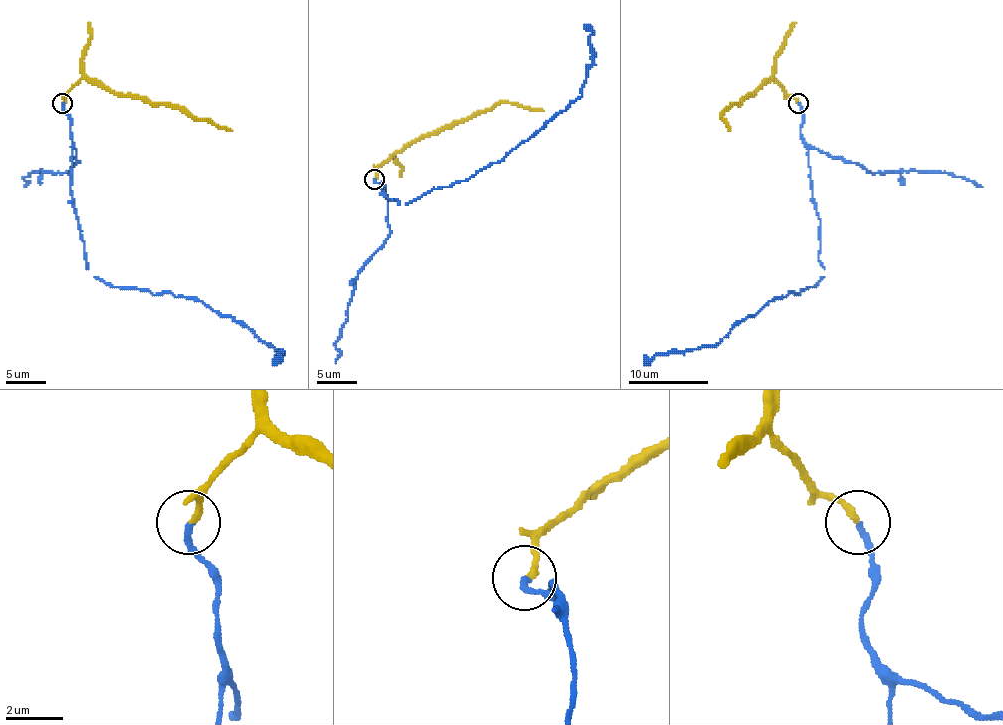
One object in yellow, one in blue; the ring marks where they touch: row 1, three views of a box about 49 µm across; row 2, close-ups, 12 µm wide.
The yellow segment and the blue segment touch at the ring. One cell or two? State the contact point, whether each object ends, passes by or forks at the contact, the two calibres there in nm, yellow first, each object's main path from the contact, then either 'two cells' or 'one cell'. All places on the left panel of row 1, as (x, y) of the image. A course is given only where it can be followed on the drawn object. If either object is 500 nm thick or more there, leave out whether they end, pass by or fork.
place (62, 103); yellow ends; blue ends; calibres 220 and 220 nm; course yellow (62, 102), (82, 78), (92, 78), (118, 94), (140, 96), (148, 102), (168, 102), (232, 130); course blue (62, 102), (70, 120), (72, 203), (94, 277), (122, 289), (196, 297), (240, 321), (274, 355); one cell

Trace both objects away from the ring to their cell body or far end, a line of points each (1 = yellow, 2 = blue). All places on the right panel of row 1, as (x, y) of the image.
1: (798, 102), (770, 78), (754, 94), (742, 102), (734, 102), (722, 114), (730, 130)
2: (798, 102), (824, 277), (798, 295), (774, 297), (714, 345), (644, 355)

